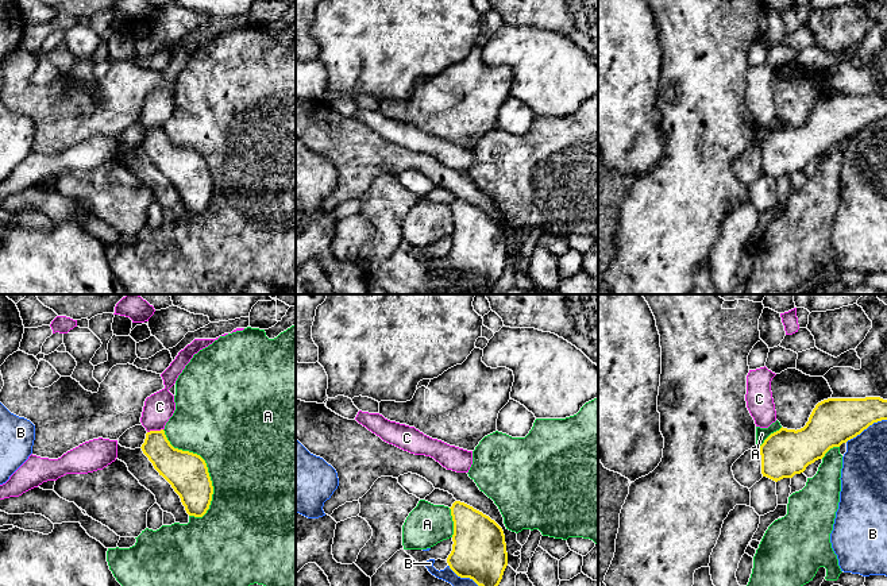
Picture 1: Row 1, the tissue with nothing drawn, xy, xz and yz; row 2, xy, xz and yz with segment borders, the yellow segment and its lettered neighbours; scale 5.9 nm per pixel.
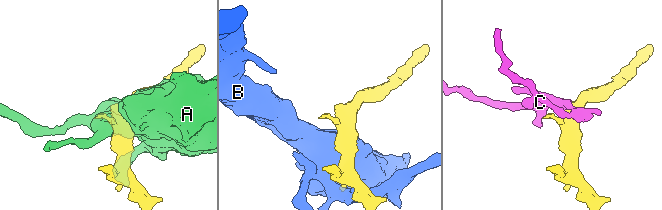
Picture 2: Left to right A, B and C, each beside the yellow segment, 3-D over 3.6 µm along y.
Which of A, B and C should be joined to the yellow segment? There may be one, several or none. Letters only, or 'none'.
none

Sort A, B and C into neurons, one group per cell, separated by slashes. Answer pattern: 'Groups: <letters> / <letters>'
Groups: A / B / C

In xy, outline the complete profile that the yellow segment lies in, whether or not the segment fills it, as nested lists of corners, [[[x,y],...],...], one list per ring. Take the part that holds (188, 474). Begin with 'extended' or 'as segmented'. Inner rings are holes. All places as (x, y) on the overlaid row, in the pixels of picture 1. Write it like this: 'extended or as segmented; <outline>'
as segmented; [[[163,429],[147,432],[140,448],[180,496],[186,513],[203,517],[213,494],[205,460],[197,454],[174,448]]]

